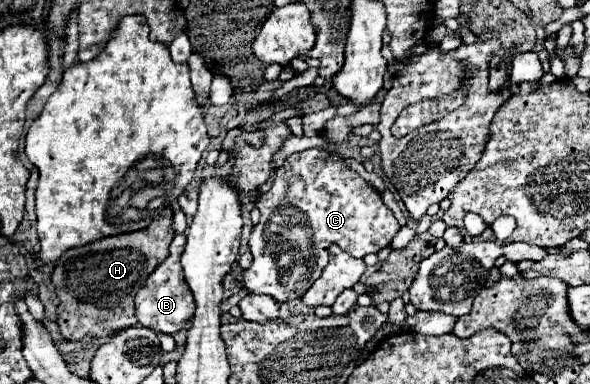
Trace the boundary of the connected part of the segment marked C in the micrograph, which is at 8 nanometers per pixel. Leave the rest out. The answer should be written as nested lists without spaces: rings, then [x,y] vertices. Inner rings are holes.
[[[320,149],[292,153],[284,161],[282,169],[280,167],[276,169],[270,191],[258,197],[256,207],[262,217],[260,223],[252,229],[252,235],[248,239],[254,261],[248,271],[242,271],[238,275],[238,279],[244,283],[244,287],[250,293],[266,293],[276,301],[290,301],[302,297],[302,293],[310,287],[310,283],[314,283],[314,279],[318,279],[318,275],[326,267],[328,247],[332,243],[338,243],[352,257],[364,257],[366,253],[378,253],[382,247],[390,245],[390,241],[400,229],[396,217],[384,205],[381,193],[374,191],[370,185],[366,185],[364,179],[360,179],[354,171],[350,171],[340,157],[336,155],[332,157]],[[358,195],[366,201],[356,203]]]

